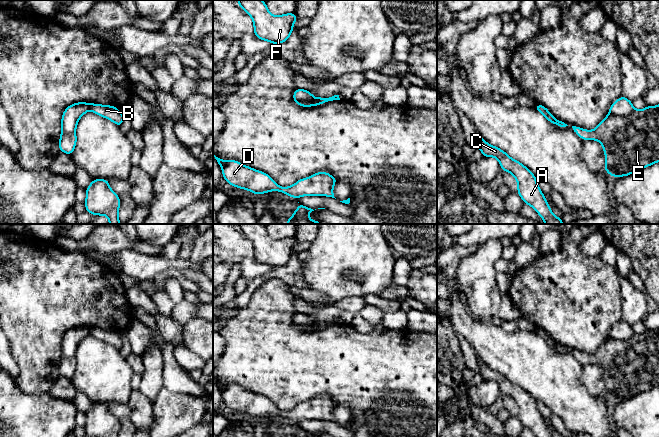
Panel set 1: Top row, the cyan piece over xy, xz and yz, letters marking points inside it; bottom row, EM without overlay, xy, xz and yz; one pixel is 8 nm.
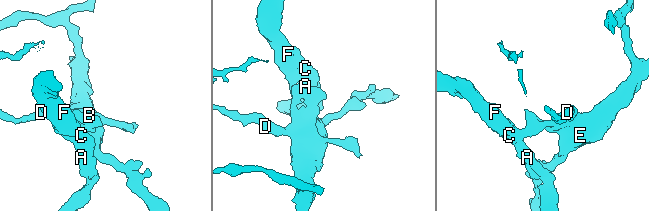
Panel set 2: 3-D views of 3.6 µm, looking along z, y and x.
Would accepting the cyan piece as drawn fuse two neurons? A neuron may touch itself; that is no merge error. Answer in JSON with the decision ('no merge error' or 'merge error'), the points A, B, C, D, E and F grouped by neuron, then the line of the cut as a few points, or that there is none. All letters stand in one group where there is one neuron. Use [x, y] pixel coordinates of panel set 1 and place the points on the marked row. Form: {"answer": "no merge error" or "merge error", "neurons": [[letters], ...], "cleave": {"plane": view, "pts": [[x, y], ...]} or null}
{"answer": "merge error", "neurons": [["A", "C", "E", "F"], ["B", "D"]], "cleave": {"plane": "yz", "pts": [[634, 109], [625, 116], [609, 114]]}}

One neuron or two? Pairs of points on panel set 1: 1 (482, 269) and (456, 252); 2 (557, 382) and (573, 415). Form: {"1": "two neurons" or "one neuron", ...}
{"1": "two neurons", "2": "one neuron"}

